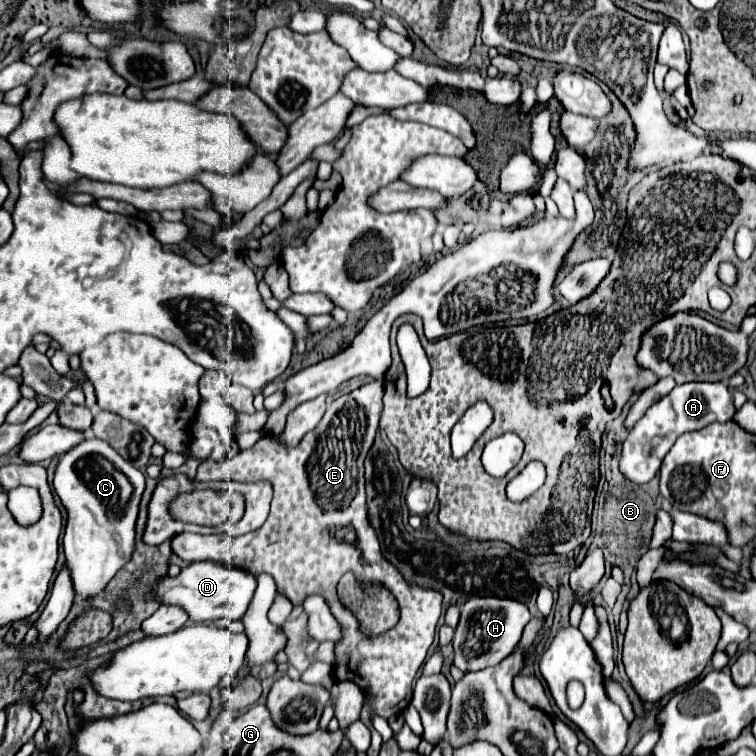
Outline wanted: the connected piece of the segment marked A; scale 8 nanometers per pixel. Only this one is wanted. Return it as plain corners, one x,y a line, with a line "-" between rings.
689,382
675,386
665,398
653,404
629,432
623,442
621,472
635,484
647,484
659,472
661,462
675,444
677,436
691,430
701,430
711,422
729,422
733,420
733,414
733,394
723,382

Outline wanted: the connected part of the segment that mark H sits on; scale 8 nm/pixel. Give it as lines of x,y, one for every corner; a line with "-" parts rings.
471,598
461,608
461,620
455,628
453,650
455,650
455,666
461,672
477,672
489,666
497,666
503,658
507,658
521,640
525,624
531,620
531,614
525,604
505,598

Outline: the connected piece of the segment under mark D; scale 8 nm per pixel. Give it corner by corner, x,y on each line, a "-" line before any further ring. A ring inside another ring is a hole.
193,562
185,568
181,568
179,576
165,576
161,578
153,592
155,592
155,600
161,604
173,604
183,608
189,618
193,622
209,622
209,620
217,620
217,618
229,618
229,620
239,620
251,598
253,598
253,590
257,588
255,576
245,572
245,570
237,570
233,566
227,566
223,562

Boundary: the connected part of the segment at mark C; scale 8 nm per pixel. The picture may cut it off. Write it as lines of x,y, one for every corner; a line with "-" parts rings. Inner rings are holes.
85,438
59,458
53,488
67,508
63,550
75,596
93,598
131,560
135,550
135,524
145,490
145,476
125,462
107,442

